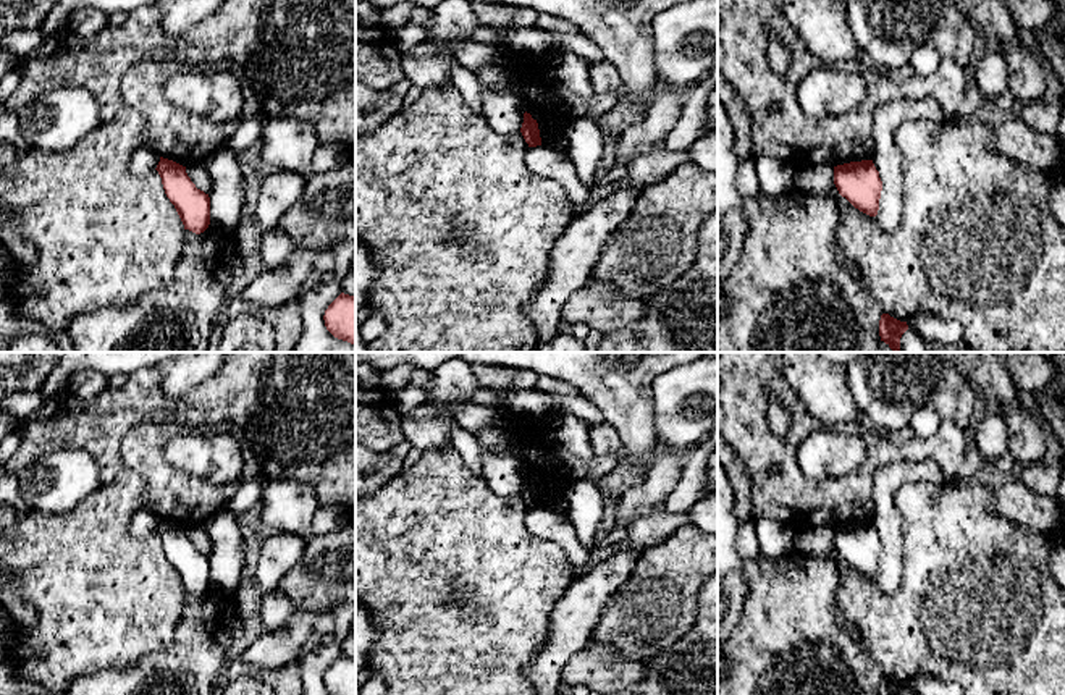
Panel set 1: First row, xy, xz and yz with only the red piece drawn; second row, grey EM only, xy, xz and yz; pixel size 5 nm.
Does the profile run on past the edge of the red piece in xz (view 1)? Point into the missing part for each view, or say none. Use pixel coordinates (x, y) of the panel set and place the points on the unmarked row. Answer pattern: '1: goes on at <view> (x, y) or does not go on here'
1: does not go on here

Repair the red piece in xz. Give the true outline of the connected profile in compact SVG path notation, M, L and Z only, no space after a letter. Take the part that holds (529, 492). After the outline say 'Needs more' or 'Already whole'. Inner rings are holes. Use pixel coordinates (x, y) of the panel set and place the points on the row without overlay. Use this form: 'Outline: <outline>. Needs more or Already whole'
Outline: M527 474L524 475L524 485L522 485L520 495L525 504L528 506L528 509L541 508L538 485Z. Already whole

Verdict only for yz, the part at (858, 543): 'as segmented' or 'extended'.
as segmented

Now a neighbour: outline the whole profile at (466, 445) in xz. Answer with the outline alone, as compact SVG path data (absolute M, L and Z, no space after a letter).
M459 422L454 425L453 428L453 436L451 436L451 444L454 448L454 451L465 459L467 462L470 462L475 469L475 472L480 475L480 454L483 451L483 446L478 443L478 440L475 438L475 435L469 430L465 430Z

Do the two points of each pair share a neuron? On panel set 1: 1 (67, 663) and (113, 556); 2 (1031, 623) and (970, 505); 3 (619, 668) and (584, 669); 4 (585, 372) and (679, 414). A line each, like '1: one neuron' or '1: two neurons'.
1: one neuron
2: one neuron
3: one neuron
4: two neurons

